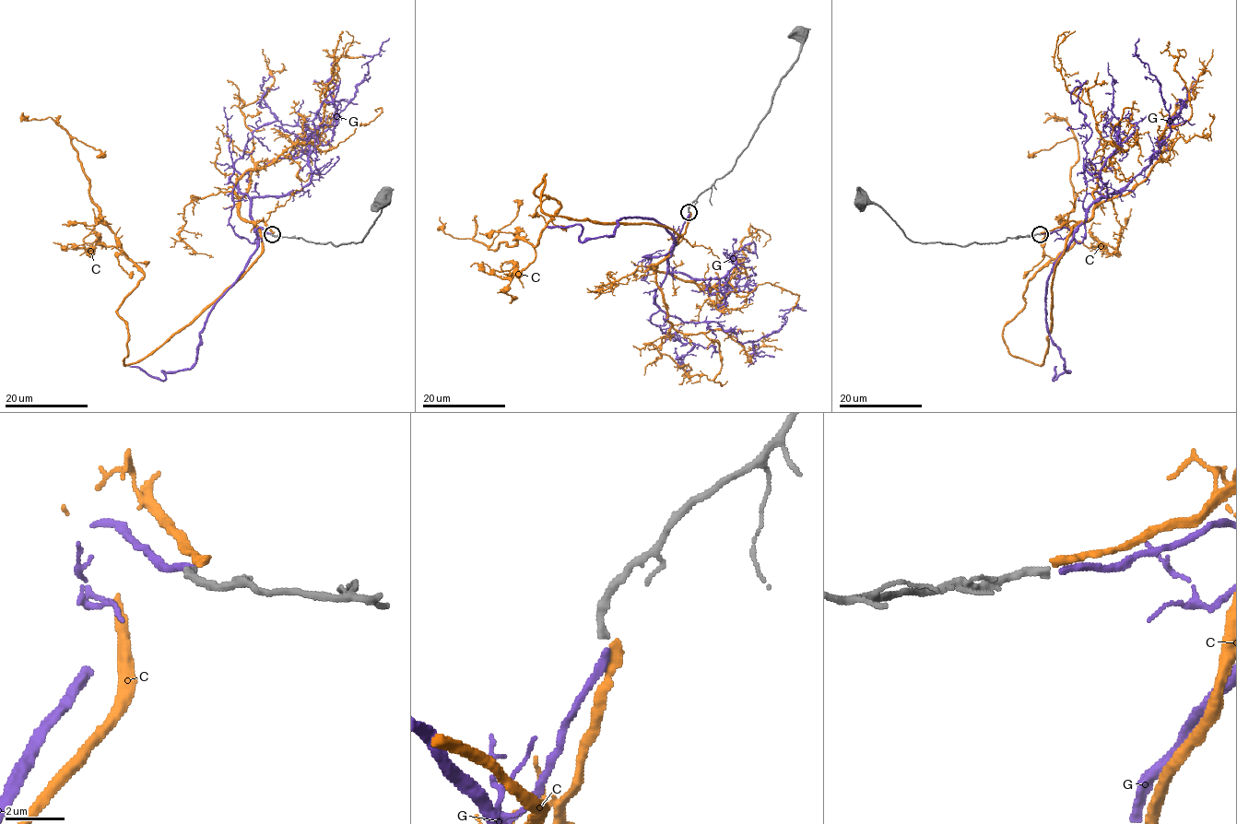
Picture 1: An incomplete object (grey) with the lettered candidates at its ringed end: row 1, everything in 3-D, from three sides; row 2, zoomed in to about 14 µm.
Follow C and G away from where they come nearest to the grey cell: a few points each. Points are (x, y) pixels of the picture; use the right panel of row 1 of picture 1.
C: (1041, 233), (1075, 222), (1037, 364), (1008, 352), (1003, 328), (1074, 241), (1077, 136), (1045, 113)
G: (1042, 234), (1073, 230), (1093, 203), (1122, 190), (1149, 163), (1171, 132), (1160, 83), (1136, 56), (1138, 38)

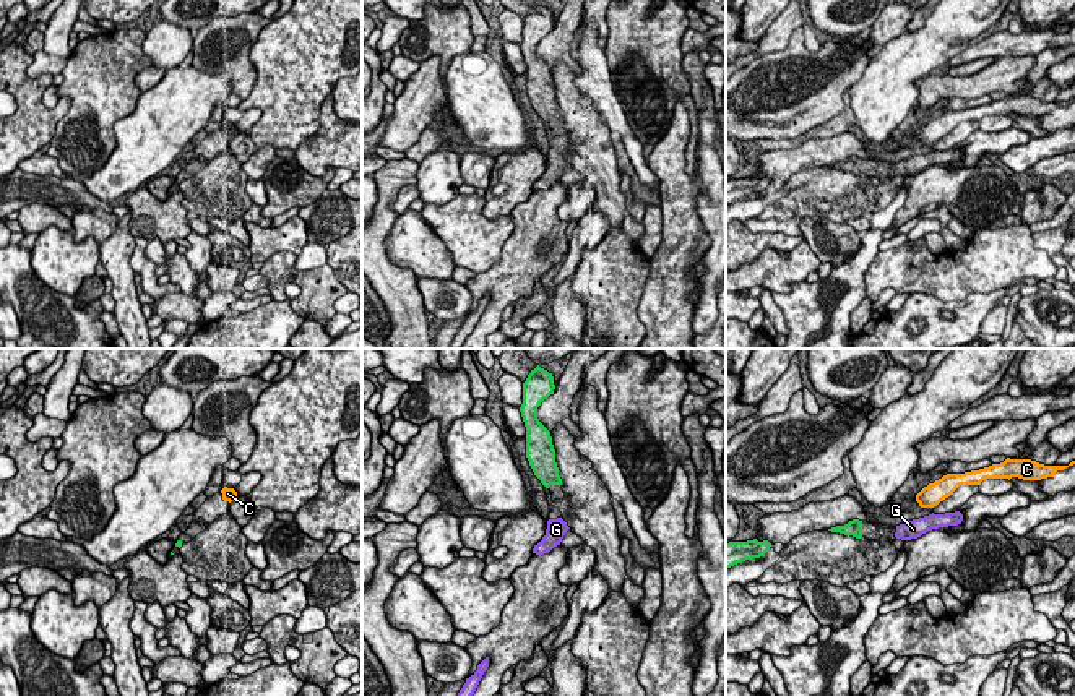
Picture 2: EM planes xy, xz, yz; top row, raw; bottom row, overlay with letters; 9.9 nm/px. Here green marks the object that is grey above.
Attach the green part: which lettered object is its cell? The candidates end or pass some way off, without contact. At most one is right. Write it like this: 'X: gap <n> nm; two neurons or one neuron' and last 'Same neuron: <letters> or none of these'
C: gap 600 nm; two neurons
G: gap 320 nm; one neuron
Same neuron: G

